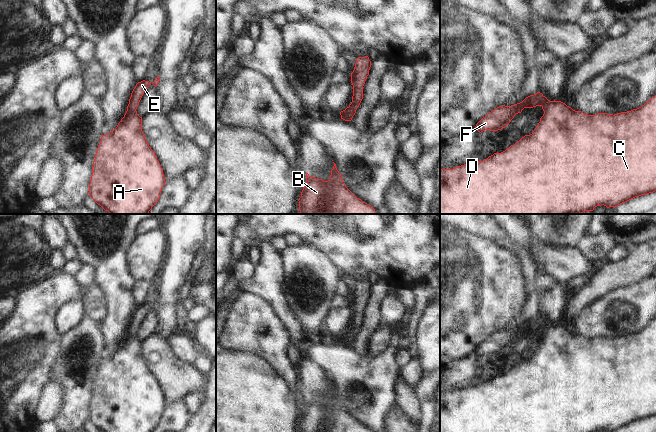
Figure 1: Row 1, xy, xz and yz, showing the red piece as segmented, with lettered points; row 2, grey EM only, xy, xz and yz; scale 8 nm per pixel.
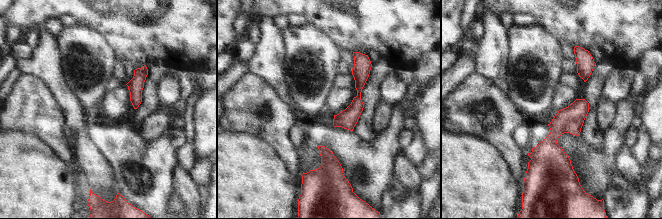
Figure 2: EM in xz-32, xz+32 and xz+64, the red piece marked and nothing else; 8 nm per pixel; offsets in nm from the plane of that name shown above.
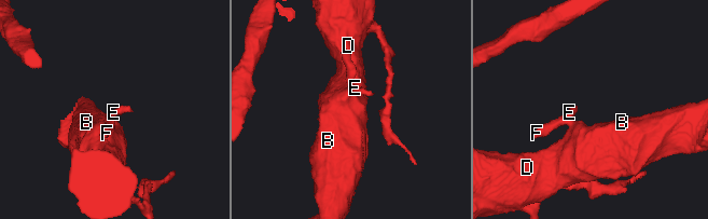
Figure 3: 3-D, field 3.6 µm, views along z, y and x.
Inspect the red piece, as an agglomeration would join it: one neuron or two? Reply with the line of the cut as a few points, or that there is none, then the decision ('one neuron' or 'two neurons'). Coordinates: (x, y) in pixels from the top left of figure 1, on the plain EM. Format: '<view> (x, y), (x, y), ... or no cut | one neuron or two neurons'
no cut | one neuron

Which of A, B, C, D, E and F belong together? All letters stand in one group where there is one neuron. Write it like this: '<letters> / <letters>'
A B C D E F

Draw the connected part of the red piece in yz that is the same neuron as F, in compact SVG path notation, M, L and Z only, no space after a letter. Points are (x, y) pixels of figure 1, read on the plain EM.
M542 317L526 321L522 326L511 330L499 330L483 341L475 350L478 356L485 354L498 355L505 352L514 340L524 332L541 330L544 338L530 359L525 359L514 369L501 377L494 377L483 385L457 390L453 393L440 393L440 432L595 432L604 429L607 432L617 431L635 421L656 415L656 319L637 333L617 338L598 337L587 339L575 335L561 325L549 325Z

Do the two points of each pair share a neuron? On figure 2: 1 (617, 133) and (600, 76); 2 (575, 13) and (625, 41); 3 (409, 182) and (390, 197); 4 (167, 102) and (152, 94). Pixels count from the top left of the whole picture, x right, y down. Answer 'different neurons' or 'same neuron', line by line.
1: different neurons
2: same neuron
3: different neurons
4: different neurons

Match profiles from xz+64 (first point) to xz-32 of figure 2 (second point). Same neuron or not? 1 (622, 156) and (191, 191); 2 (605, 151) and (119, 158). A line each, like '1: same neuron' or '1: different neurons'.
1: same neuron
2: same neuron

